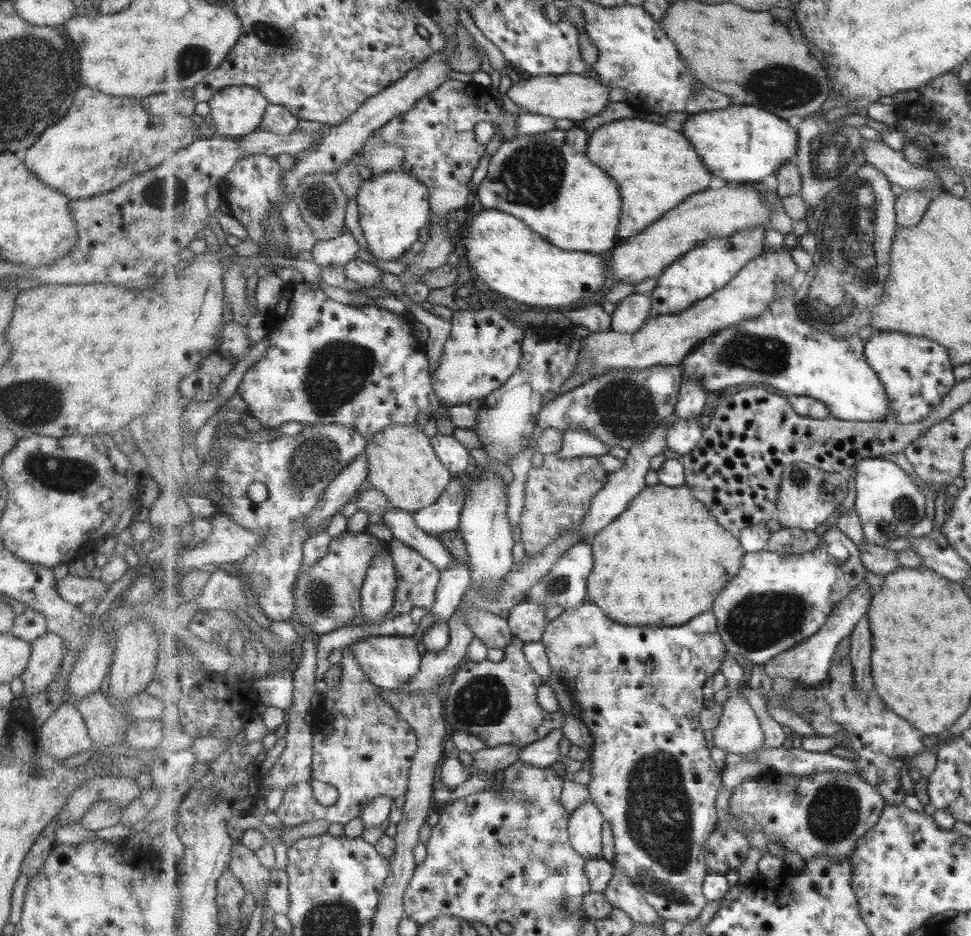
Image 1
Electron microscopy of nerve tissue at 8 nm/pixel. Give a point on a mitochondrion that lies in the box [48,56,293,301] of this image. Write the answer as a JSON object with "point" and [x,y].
{"point":[156,193]}

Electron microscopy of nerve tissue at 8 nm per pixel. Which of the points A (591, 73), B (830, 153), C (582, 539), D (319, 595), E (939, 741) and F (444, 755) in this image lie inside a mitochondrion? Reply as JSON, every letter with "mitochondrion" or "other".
{"A":"other","B":"mitochondrion","C":"other","D":"mitochondrion","E":"other","F":"other"}

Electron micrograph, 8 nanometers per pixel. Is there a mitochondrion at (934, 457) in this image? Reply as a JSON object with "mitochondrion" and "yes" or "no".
{"mitochondrion":"no"}

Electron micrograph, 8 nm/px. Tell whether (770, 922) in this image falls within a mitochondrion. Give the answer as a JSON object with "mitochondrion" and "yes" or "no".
{"mitochondrion":"no"}

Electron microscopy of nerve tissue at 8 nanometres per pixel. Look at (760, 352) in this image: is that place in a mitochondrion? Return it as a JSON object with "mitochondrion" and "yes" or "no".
{"mitochondrion":"yes"}

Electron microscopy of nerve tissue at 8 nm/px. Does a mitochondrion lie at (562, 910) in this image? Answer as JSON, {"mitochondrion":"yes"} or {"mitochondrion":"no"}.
{"mitochondrion":"yes"}

